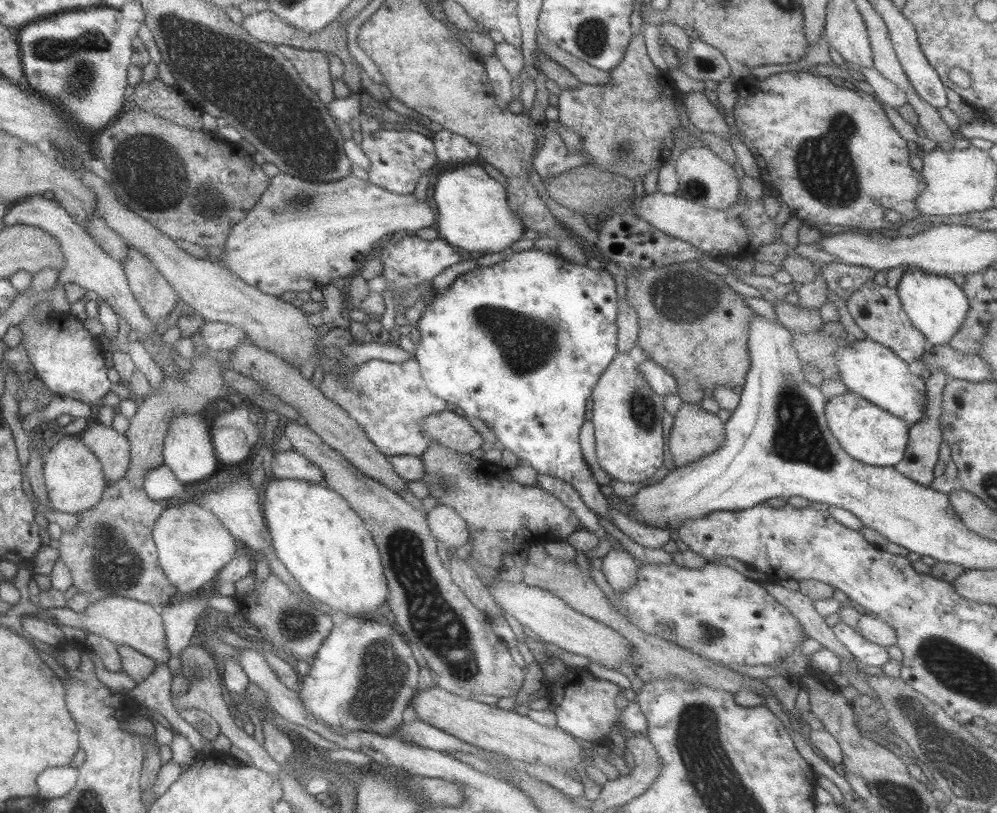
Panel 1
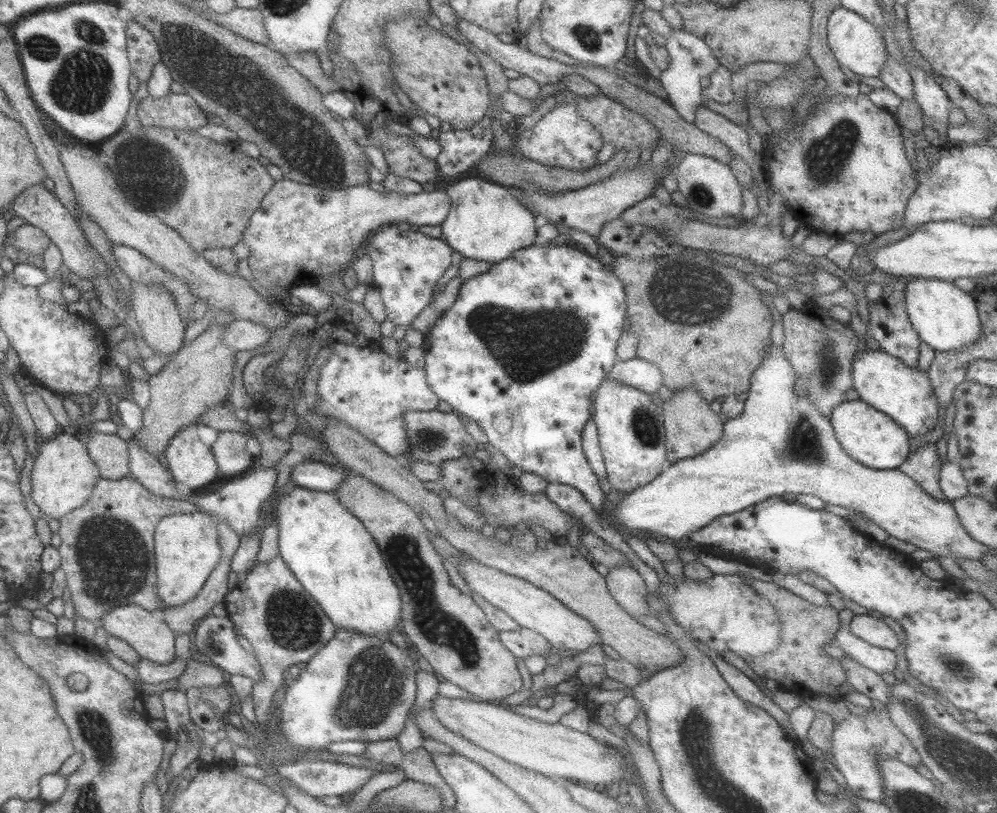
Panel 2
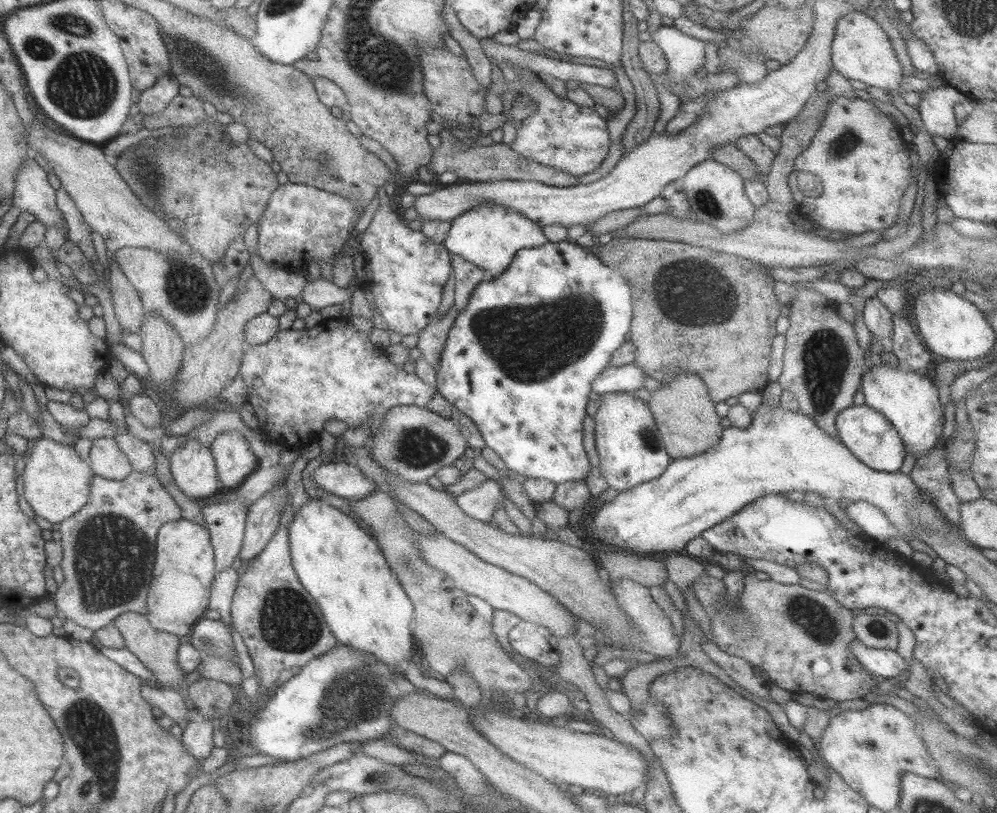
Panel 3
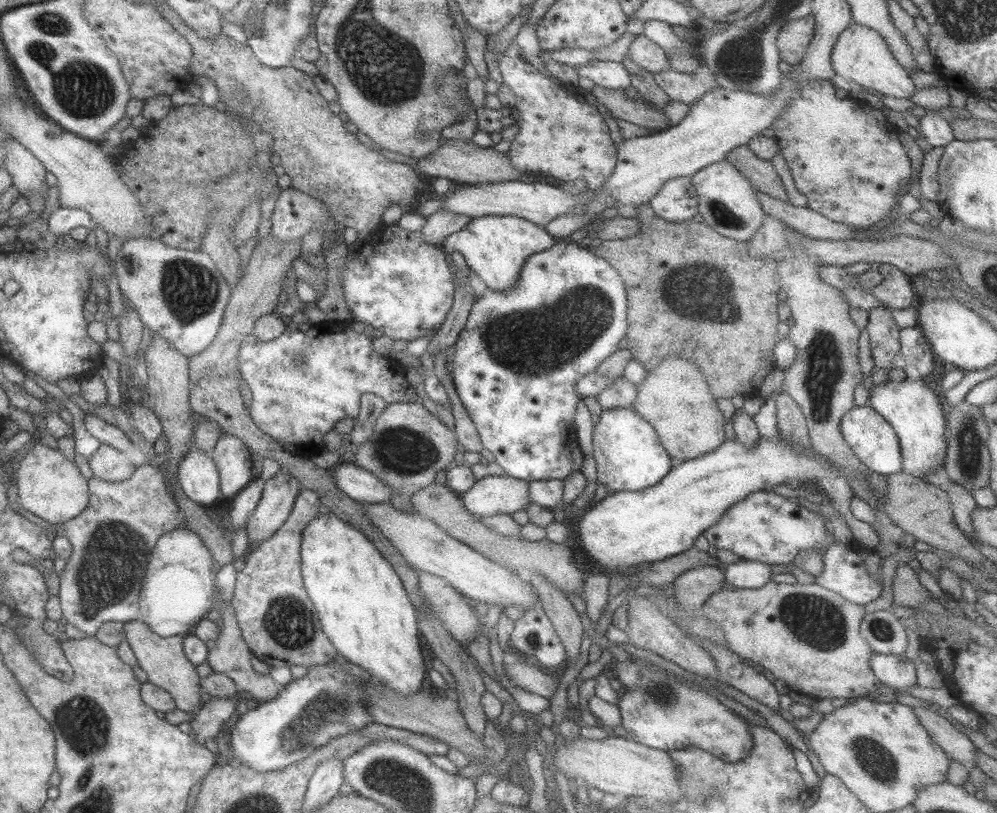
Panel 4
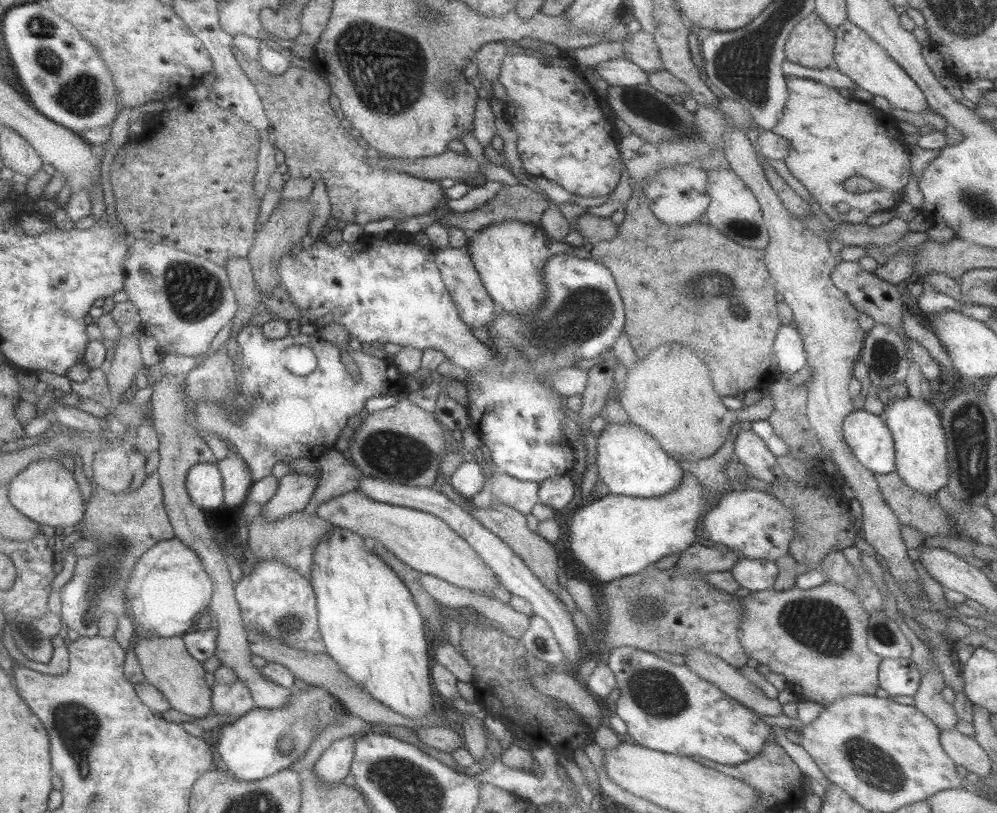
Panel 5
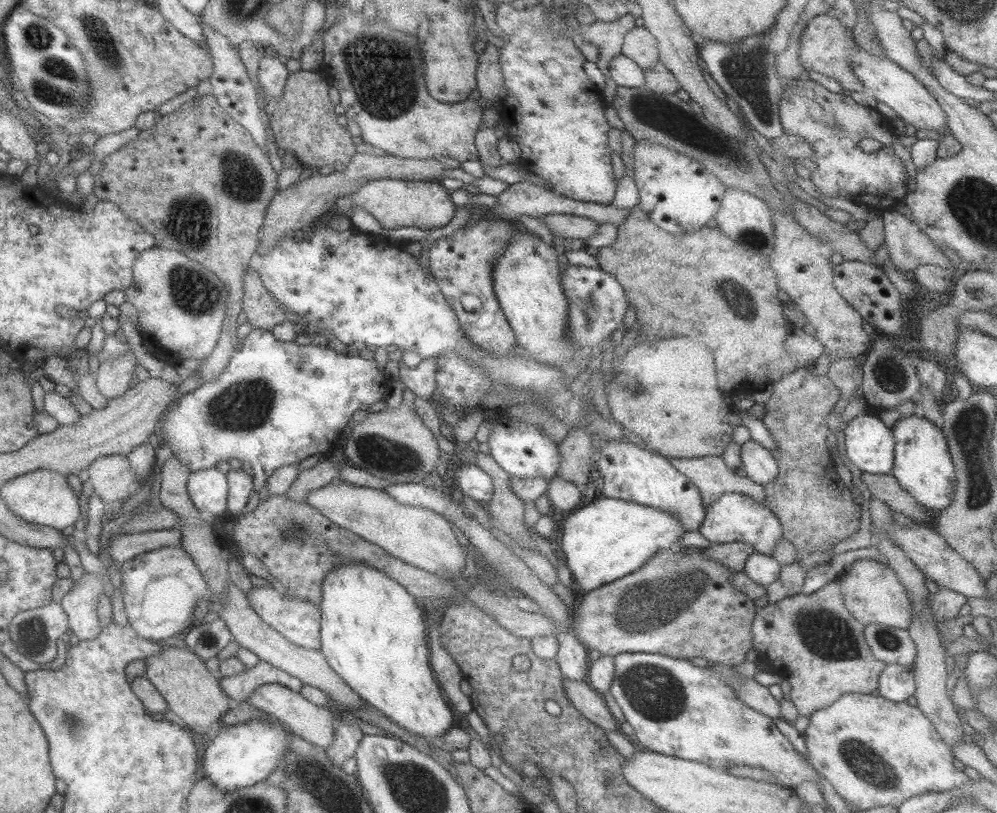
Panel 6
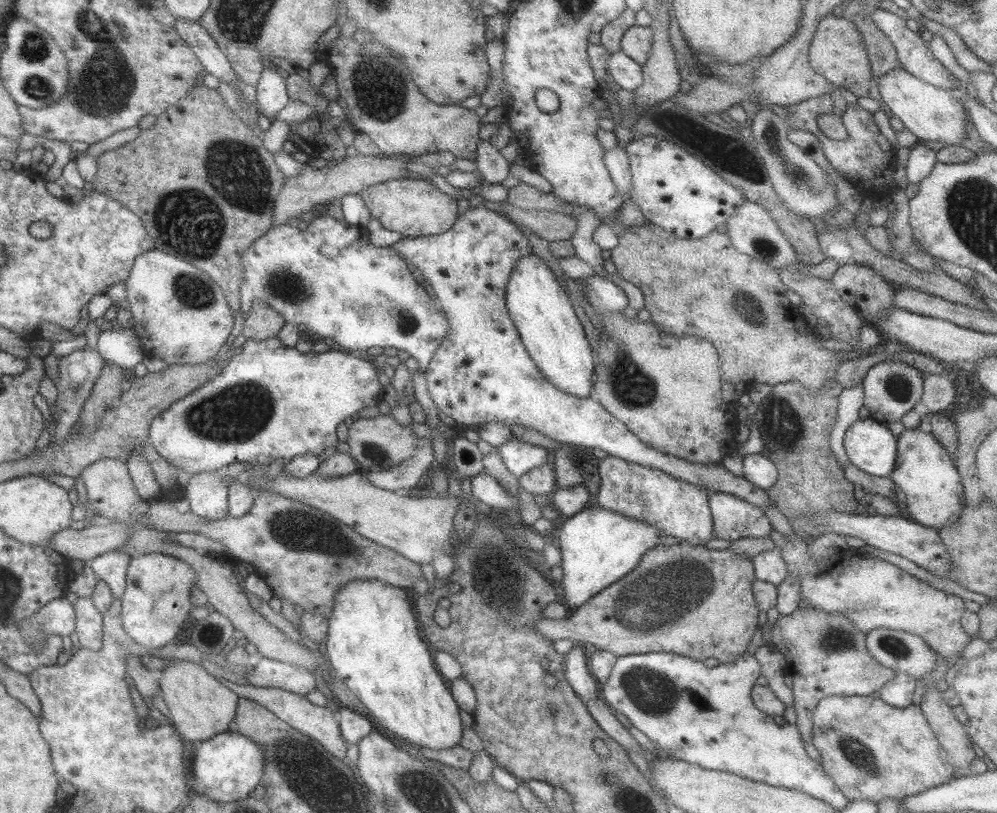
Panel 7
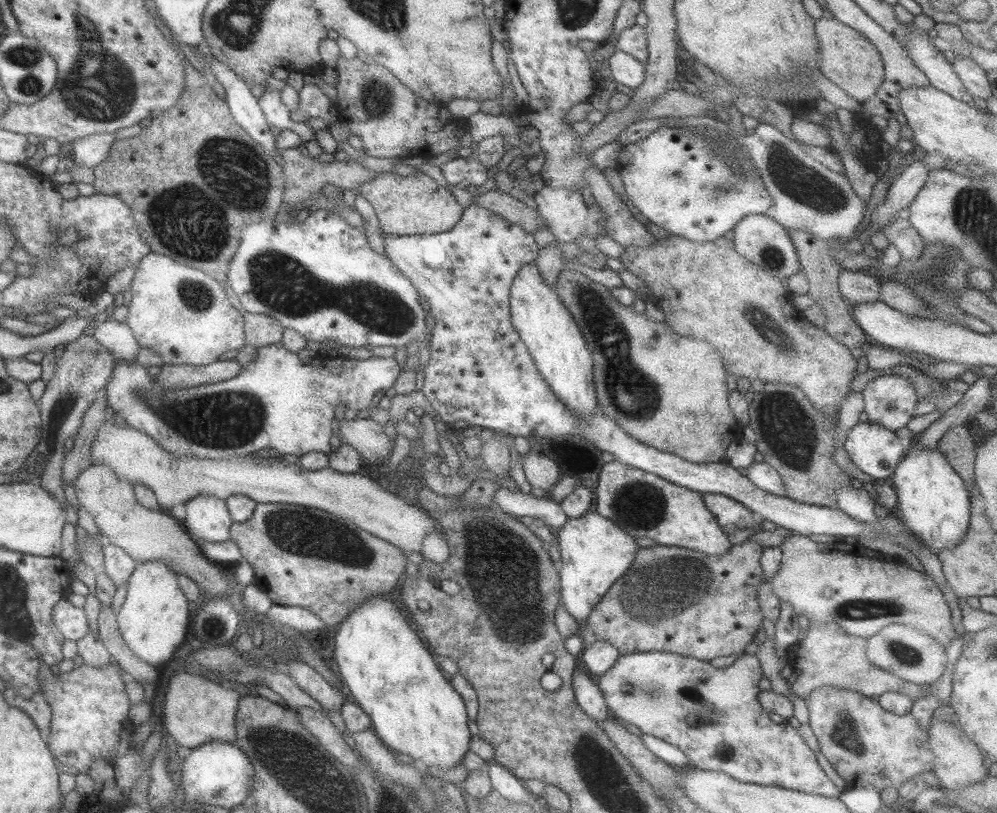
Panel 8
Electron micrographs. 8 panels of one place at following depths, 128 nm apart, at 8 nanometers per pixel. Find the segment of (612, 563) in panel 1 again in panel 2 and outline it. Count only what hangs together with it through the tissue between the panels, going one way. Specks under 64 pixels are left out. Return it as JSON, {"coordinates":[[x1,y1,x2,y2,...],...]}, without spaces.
{"coordinates":[[631,565,609,568,604,579,609,594,627,614,633,618,651,616,645,601,646,584]]}

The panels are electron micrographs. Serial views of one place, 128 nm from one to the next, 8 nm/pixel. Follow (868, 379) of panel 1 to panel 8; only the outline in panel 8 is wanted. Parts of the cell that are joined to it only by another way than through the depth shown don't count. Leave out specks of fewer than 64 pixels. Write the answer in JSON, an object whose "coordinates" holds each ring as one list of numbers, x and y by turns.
{"coordinates":[[912,441,911,447,894,468,889,482,896,492,895,509,902,524,913,532,923,544,936,552,955,546,965,538,969,526,969,494,964,480,951,468,945,456,936,449,917,448]]}

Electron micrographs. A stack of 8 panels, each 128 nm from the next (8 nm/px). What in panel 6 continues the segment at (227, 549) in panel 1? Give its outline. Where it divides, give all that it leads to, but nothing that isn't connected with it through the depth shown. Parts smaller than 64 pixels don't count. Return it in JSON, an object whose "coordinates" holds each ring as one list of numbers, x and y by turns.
{"coordinates":[[181,546,142,552,119,564,121,596,128,626,147,641,182,635,194,623,195,605,208,598,208,586,194,560]]}

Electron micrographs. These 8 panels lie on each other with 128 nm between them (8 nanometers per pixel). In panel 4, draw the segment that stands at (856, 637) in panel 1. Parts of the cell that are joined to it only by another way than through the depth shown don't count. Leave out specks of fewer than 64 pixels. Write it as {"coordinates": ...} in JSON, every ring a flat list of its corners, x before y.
{"coordinates":[[875,653,869,665,879,683,889,687,889,691,903,694,908,688,918,686,915,666,904,654,896,656]]}

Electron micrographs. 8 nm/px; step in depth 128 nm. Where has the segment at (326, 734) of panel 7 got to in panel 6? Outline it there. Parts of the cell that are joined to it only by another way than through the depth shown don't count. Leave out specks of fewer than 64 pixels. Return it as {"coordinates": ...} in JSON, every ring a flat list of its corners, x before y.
{"coordinates":[[285,686,258,687,248,697,247,702,254,708,277,718,288,730,291,730,291,733,309,741,309,743,313,743,315,746,325,749,327,746,331,746,331,742,333,742,336,721,328,708,326,706,315,706,315,704,307,702,299,693,289,691,289,688,285,688]]}

